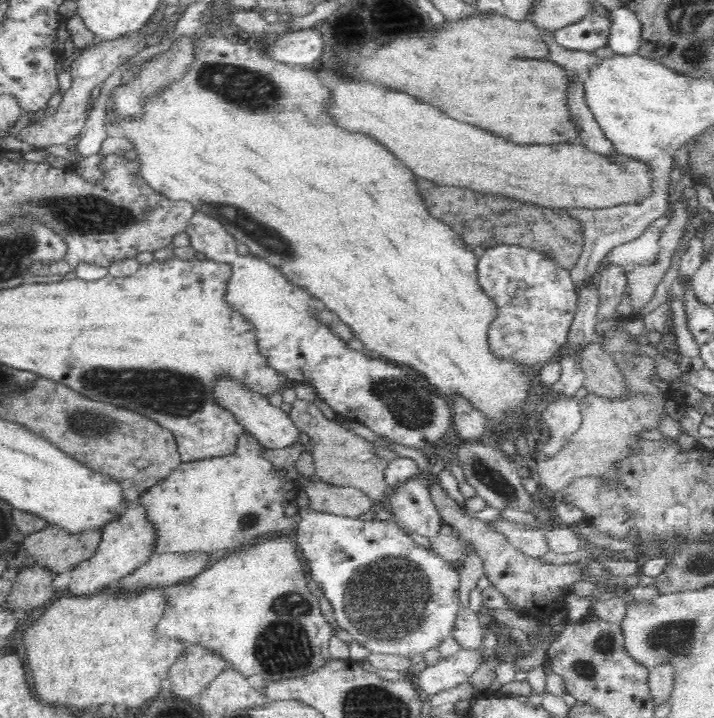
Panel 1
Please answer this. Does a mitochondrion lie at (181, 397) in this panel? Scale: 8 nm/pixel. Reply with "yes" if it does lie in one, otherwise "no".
yes

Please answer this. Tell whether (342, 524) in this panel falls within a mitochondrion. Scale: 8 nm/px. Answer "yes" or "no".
no

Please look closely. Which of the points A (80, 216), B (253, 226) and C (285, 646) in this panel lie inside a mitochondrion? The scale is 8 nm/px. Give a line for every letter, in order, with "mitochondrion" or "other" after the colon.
A: mitochondrion
B: mitochondrion
C: mitochondrion

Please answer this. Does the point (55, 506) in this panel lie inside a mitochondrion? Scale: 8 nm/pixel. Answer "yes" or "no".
no

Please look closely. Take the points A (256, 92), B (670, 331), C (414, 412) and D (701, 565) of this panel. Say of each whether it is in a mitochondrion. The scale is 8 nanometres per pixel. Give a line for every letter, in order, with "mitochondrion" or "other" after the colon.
A: mitochondrion
B: other
C: mitochondrion
D: mitochondrion

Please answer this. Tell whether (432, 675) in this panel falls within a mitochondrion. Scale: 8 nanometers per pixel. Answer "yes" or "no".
no

